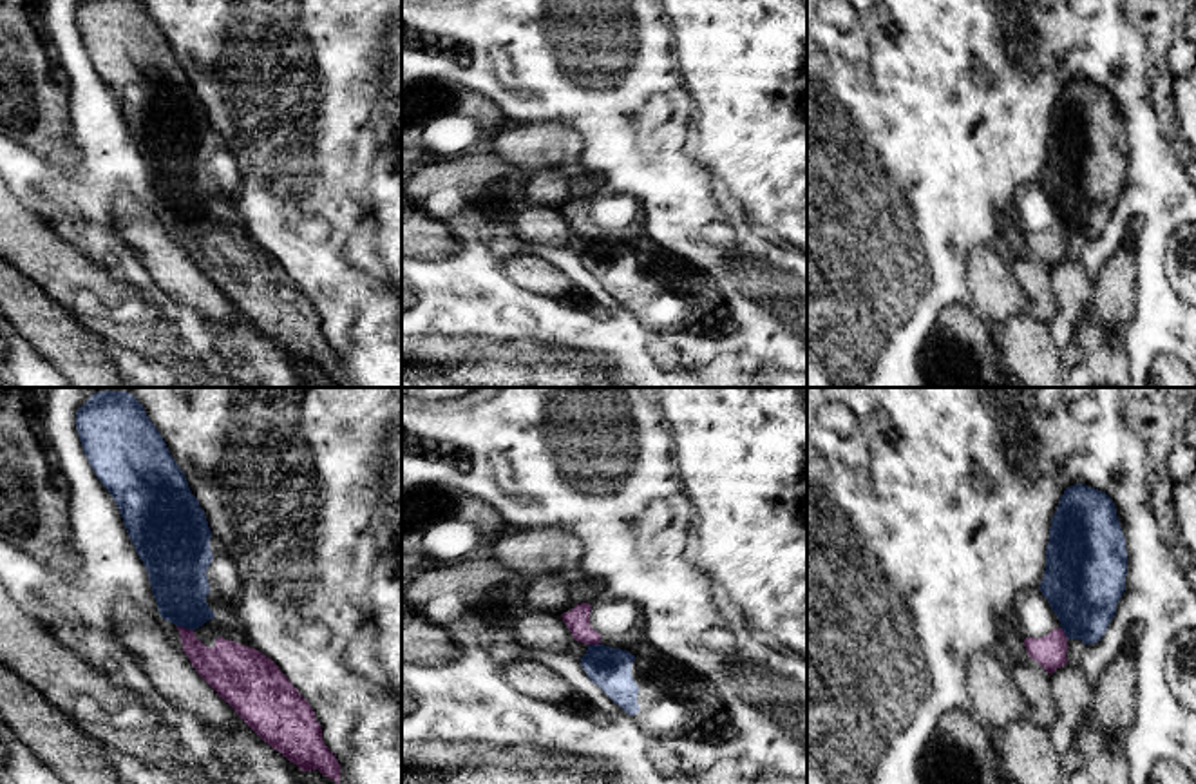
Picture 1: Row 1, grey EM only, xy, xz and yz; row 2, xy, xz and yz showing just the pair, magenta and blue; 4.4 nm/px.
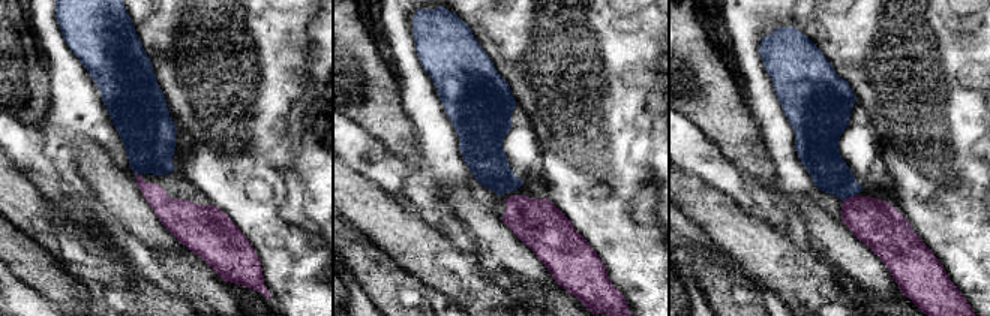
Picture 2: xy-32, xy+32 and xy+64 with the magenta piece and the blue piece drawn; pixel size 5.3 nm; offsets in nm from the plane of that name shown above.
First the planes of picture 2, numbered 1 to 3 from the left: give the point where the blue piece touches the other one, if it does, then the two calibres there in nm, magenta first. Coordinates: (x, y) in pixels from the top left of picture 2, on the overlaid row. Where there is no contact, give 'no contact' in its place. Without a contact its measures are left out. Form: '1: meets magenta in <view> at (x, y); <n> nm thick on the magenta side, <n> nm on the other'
1: no contact
2: no contact
3: meets magenta in xy+64 at (851, 196); 240 nm thick on the magenta side, 200 nm on the other

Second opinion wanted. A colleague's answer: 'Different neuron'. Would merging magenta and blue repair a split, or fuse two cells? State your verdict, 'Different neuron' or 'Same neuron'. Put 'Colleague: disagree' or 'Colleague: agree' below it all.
Different neuron
Colleague: agree

